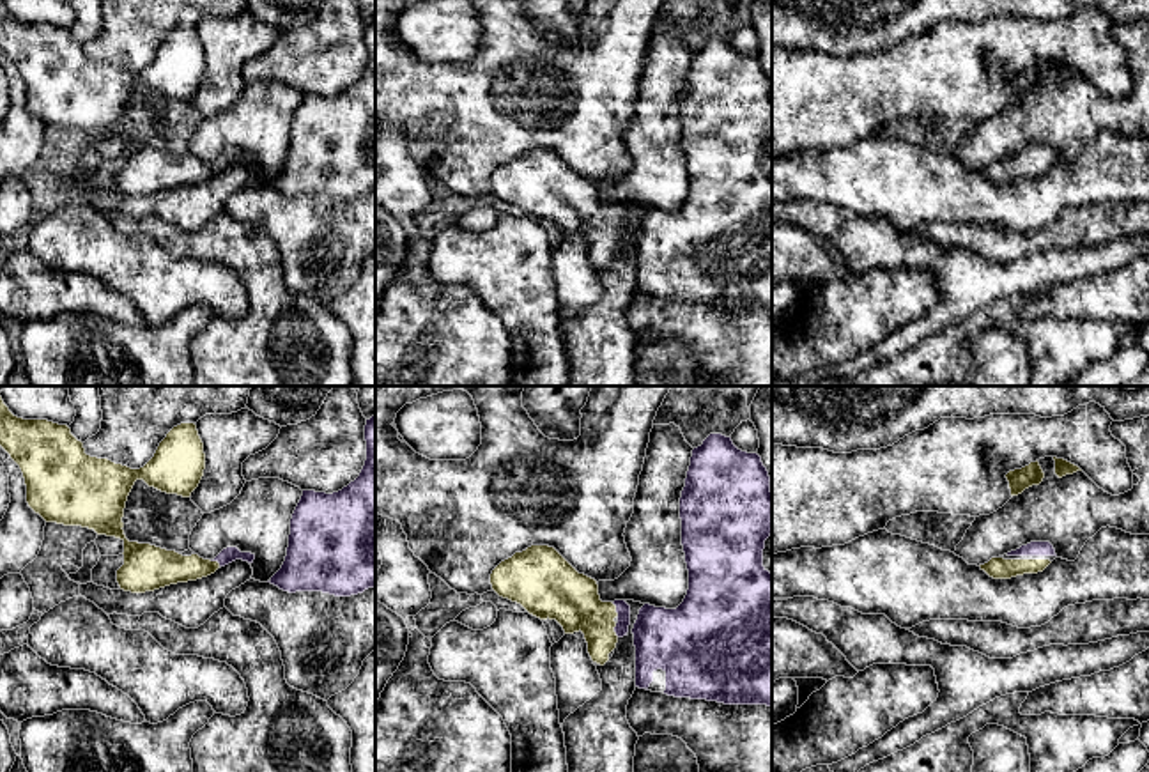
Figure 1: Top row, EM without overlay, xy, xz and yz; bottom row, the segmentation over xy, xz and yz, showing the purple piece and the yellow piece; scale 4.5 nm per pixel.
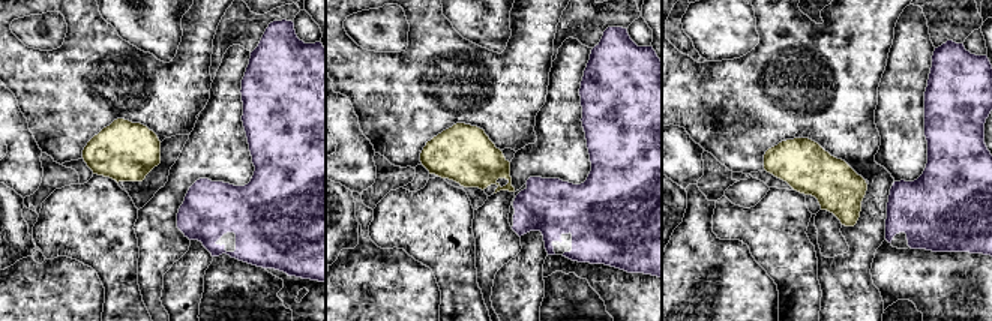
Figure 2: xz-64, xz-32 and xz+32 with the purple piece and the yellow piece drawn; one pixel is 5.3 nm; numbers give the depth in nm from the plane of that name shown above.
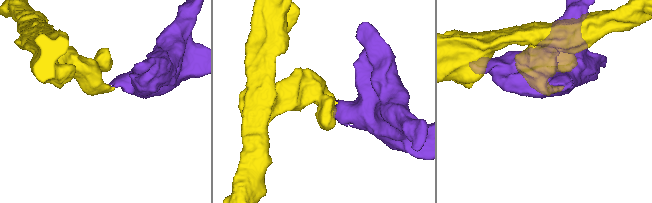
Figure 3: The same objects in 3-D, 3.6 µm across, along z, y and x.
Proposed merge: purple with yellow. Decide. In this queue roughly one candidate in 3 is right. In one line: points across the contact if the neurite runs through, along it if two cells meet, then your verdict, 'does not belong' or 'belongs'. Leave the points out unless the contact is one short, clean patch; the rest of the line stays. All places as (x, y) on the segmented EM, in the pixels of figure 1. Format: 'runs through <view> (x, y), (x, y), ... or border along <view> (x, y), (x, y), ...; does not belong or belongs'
runs through xz (622, 608), (616, 609), (583, 609), (572, 599); belongs

